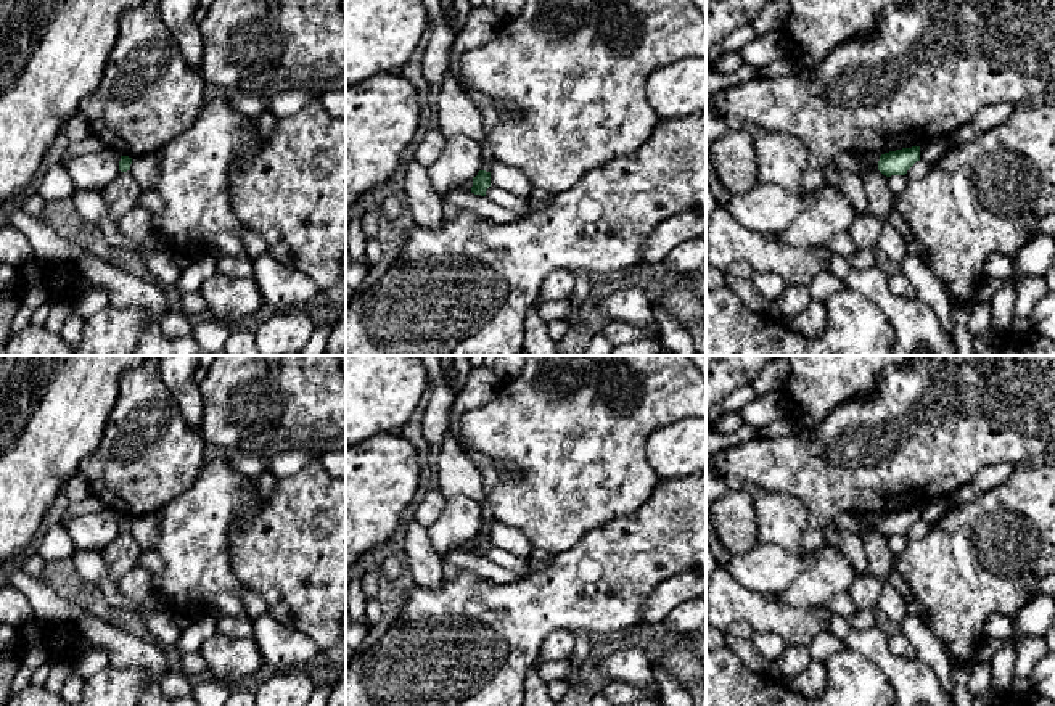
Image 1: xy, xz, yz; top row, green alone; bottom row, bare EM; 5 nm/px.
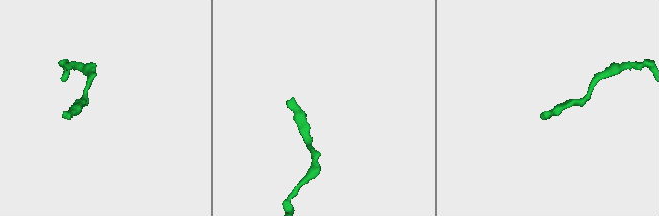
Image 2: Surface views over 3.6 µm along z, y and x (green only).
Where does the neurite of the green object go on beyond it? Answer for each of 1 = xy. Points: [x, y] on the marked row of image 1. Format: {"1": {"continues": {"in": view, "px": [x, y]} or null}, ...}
{"1": {"continues": null}}

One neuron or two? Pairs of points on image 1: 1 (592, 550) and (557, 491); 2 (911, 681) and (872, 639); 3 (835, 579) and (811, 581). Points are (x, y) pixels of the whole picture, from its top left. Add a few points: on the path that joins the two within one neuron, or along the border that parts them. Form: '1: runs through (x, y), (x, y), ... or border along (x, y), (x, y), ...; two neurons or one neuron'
1: border along (618, 517), (589, 529), (555, 557); two neurons
2: runs through (899, 671), (878, 650); one neuron
3: runs through (829, 578), (817, 581); one neuron

